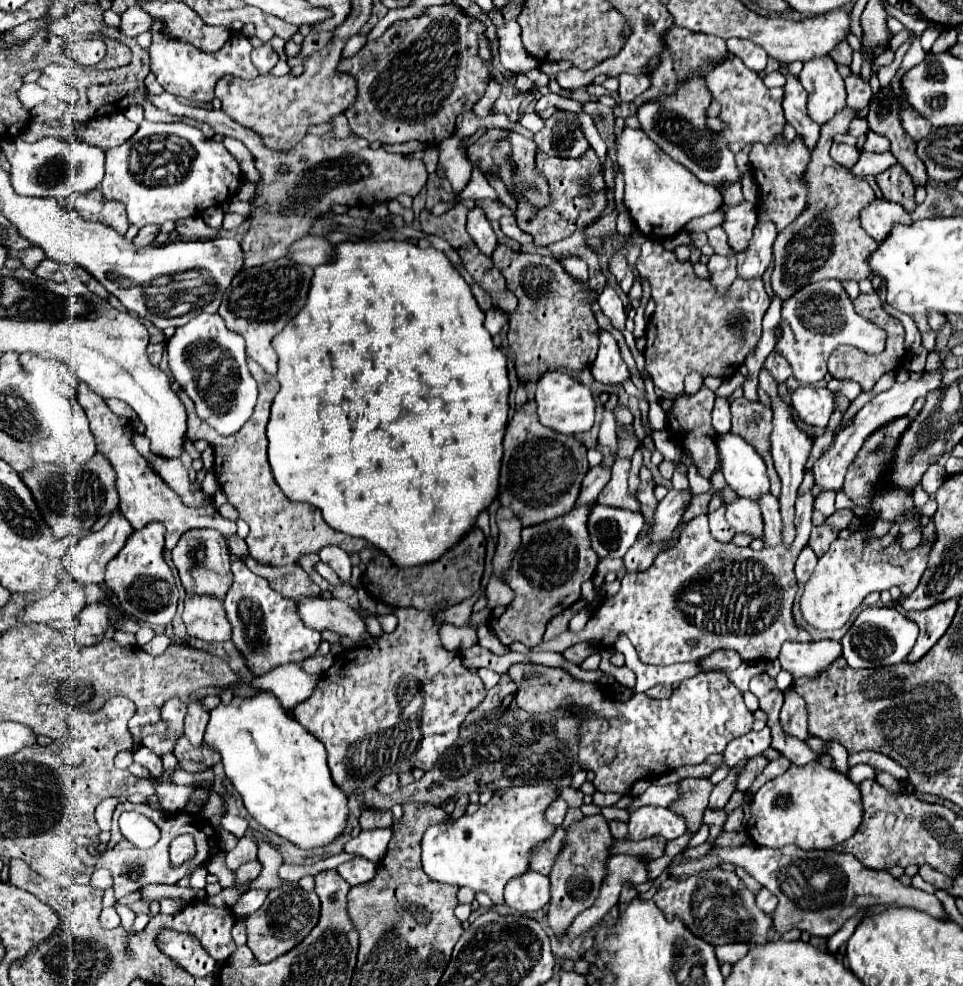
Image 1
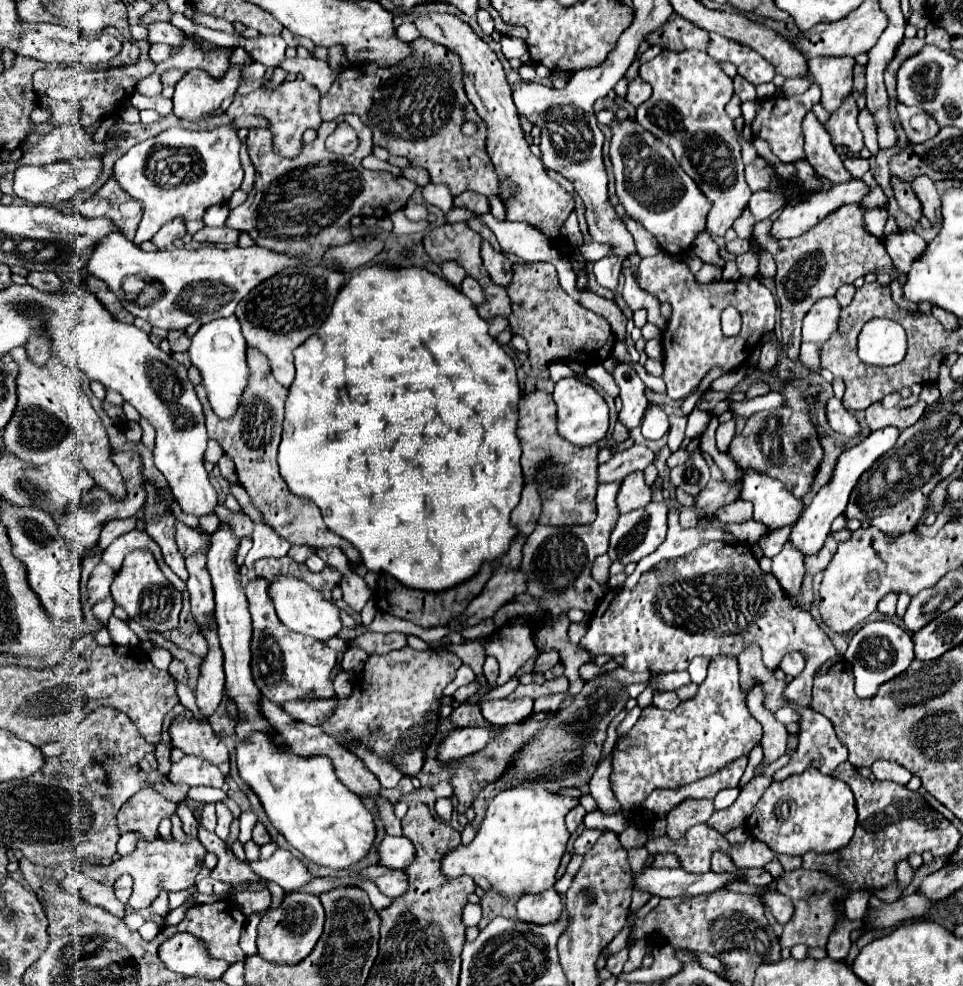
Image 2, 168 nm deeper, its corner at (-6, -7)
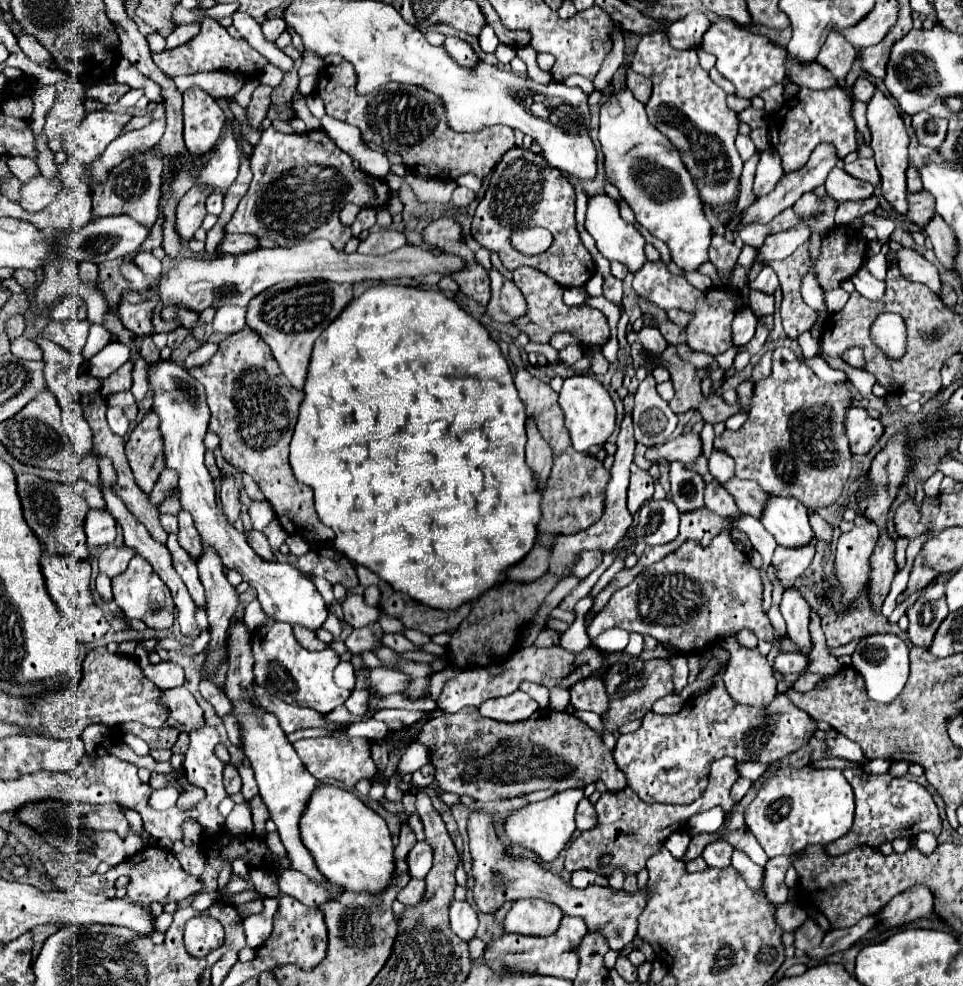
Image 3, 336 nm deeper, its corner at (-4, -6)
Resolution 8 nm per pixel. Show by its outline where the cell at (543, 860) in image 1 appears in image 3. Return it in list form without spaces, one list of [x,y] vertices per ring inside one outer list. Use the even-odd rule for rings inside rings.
[[[582,868],[582,870],[574,870],[574,872],[572,872],[570,884],[572,884],[574,888],[586,888],[586,886],[590,886],[590,884],[606,886],[606,884],[608,884],[608,878],[602,876],[602,874],[598,874],[598,872],[594,872],[594,870]]]

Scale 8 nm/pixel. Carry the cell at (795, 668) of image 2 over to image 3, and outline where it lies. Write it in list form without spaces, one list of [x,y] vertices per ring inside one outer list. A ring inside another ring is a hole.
[[[778,654],[774,660],[774,668],[780,674],[802,674],[808,666],[806,656],[798,656],[798,654]]]

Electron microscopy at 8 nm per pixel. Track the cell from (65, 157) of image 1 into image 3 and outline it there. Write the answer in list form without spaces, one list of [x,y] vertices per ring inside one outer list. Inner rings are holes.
[[[38,174],[30,178],[30,182],[22,184],[20,188],[20,206],[28,212],[38,212],[46,208],[50,202],[56,200],[58,192],[62,190],[62,180],[56,178],[46,178],[44,174]]]

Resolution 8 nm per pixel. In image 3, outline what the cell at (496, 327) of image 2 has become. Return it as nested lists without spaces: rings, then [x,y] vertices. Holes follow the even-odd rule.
[[[490,268],[488,276],[492,298],[486,306],[486,316],[500,324],[512,322],[514,318],[522,316],[526,312],[526,302],[518,286],[512,280],[504,278],[496,268]]]

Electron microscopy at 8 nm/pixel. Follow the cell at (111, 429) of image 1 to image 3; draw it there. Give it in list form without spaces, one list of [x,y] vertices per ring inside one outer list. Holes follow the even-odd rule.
[[[168,536],[168,542],[166,542],[166,548],[170,550],[172,554],[172,564],[176,568],[176,572],[180,574],[182,582],[186,584],[192,600],[204,608],[204,588],[200,584],[200,578],[198,578],[198,570],[196,570],[196,564],[190,560],[190,556],[186,552],[182,552],[180,544],[178,544],[178,536]]]

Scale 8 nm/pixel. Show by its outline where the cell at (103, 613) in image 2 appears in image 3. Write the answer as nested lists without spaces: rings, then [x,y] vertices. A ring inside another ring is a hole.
[[[98,574],[96,578],[96,592],[102,596],[104,602],[112,602],[112,590],[110,590],[110,578]]]

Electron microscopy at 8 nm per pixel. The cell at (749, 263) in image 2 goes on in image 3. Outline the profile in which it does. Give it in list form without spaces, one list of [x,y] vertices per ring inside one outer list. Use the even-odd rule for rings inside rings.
[[[798,224],[790,230],[772,234],[764,240],[762,248],[756,252],[756,260],[758,264],[768,264],[772,260],[784,260],[786,256],[790,256],[800,244],[804,244],[810,238],[810,230],[804,224]]]

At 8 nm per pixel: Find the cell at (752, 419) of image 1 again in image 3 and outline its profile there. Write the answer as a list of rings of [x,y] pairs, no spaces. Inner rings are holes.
[[[776,348],[772,354],[770,376],[758,382],[758,387],[754,388],[746,424],[736,432],[724,430],[720,438],[714,438],[714,446],[726,450],[734,458],[738,478],[758,482],[768,494],[794,496],[810,510],[824,508],[840,496],[852,468],[852,452],[842,428],[842,412],[846,412],[848,406],[850,394],[842,382],[820,380],[802,360],[794,356],[790,348]]]

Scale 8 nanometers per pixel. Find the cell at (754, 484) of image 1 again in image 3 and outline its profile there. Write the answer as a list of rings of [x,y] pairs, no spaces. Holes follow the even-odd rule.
[[[770,496],[764,504],[762,526],[776,538],[780,546],[804,546],[814,536],[808,524],[806,506],[792,496]]]

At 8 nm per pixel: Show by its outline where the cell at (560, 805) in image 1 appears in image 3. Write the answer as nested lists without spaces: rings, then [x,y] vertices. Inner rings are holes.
[[[588,798],[580,800],[578,810],[576,810],[576,828],[578,830],[590,830],[596,824],[596,812],[594,806],[590,804]]]

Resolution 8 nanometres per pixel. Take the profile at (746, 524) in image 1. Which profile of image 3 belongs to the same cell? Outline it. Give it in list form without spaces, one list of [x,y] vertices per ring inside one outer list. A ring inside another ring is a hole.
[[[718,482],[706,484],[704,506],[708,510],[712,510],[716,516],[722,516],[722,518],[738,516],[740,514],[740,508],[734,504],[734,498],[726,490],[722,490],[722,486]]]

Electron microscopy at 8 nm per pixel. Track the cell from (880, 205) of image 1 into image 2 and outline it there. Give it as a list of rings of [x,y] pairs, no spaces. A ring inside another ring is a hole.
[[[912,231],[892,235],[884,243],[886,243],[886,251],[892,257],[892,263],[896,265],[896,269],[904,273],[908,273],[908,269],[912,267],[912,261],[916,261],[916,257],[924,253],[924,245],[926,245],[924,239]]]

